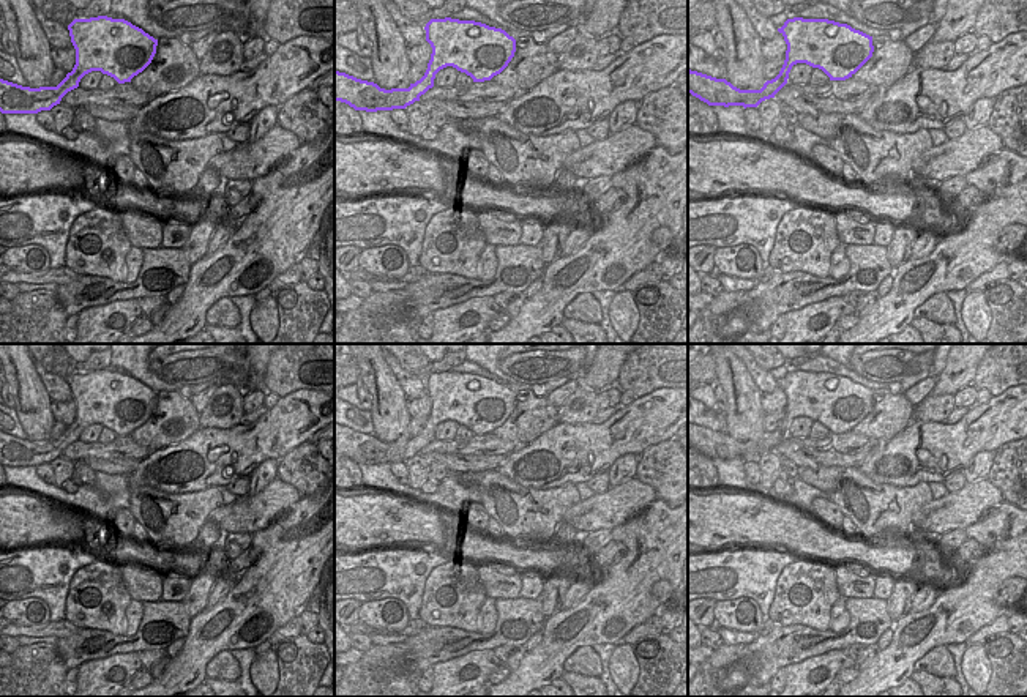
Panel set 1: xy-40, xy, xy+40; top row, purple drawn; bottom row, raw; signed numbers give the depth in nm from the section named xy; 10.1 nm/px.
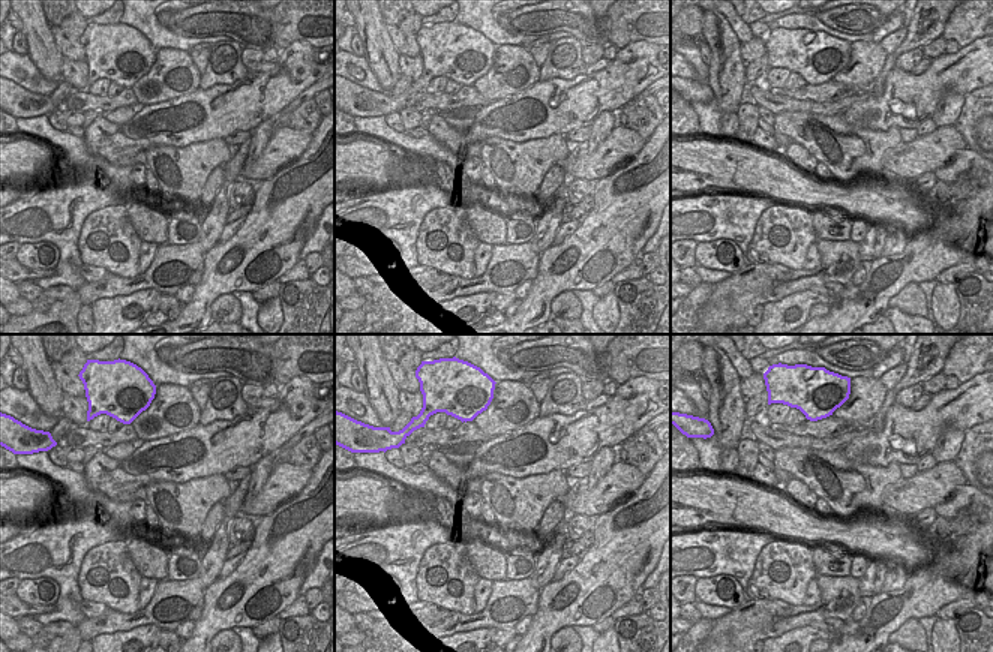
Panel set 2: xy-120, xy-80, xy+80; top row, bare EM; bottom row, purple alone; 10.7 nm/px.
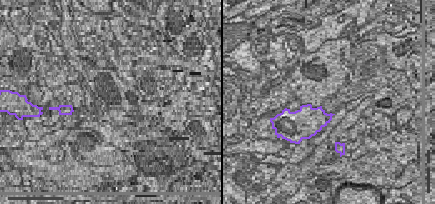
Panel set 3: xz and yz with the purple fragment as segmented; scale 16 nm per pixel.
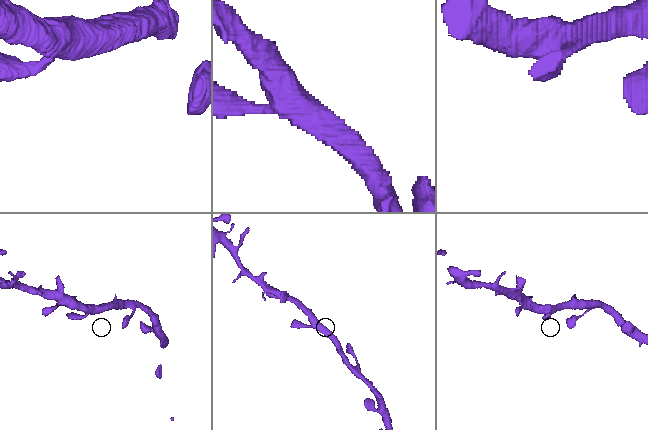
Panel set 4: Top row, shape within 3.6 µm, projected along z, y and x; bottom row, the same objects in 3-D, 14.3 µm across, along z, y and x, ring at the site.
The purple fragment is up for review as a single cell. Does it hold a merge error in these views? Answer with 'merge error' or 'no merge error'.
no merge error

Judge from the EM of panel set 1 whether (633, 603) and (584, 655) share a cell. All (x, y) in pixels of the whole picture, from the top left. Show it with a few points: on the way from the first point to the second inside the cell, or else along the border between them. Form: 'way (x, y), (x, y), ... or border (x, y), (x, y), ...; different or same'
border (592, 645), (578, 648), (563, 663), (562, 669); different

